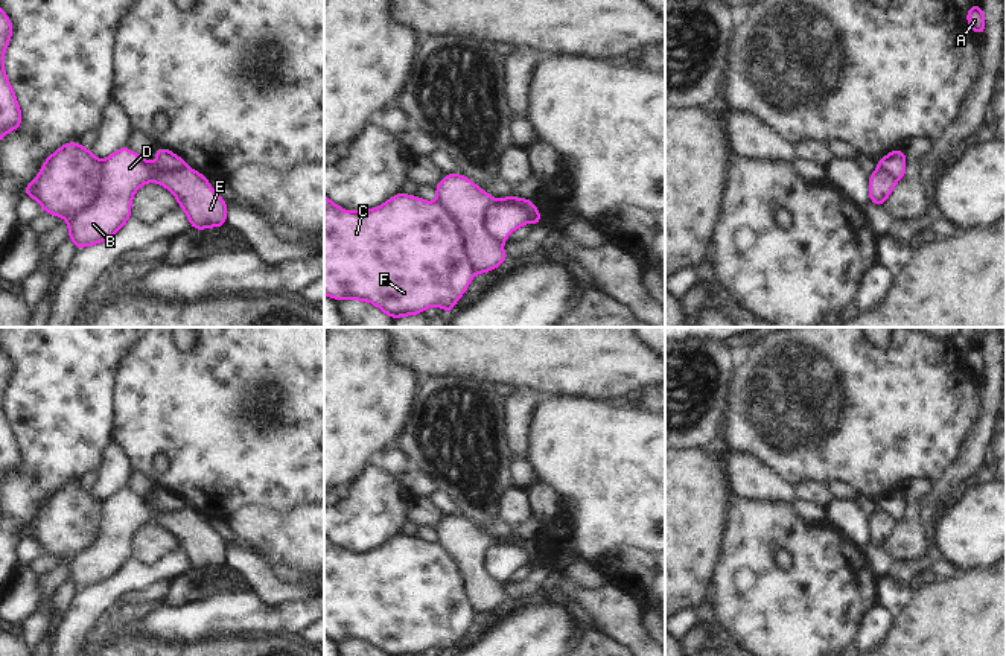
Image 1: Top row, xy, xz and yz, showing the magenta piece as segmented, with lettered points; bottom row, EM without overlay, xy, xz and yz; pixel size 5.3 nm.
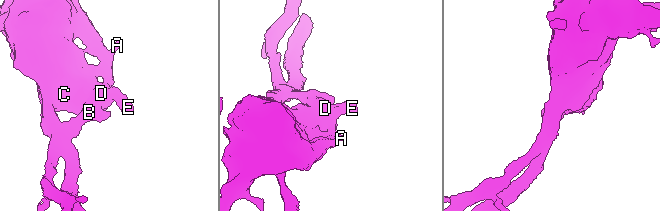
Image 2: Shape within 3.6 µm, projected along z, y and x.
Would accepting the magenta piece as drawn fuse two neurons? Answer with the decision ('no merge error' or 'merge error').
merge error

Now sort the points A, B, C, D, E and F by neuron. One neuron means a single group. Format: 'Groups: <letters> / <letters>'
Groups: A B D E / C F

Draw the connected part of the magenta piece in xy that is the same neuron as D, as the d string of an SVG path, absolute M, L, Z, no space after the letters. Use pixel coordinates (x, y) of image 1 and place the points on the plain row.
M126 487L102 502L100 525L94 543L67 562L76 589L110 580L131 559L135 531L149 524L169 530L189 557L192 569L224 568L227 545L199 513L183 508L177 513L154 514L151 505Z

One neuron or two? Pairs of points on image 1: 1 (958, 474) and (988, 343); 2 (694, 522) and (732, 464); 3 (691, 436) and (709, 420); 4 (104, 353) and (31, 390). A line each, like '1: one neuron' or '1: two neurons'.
1: one neuron
2: two neurons
3: one neuron
4: one neuron

